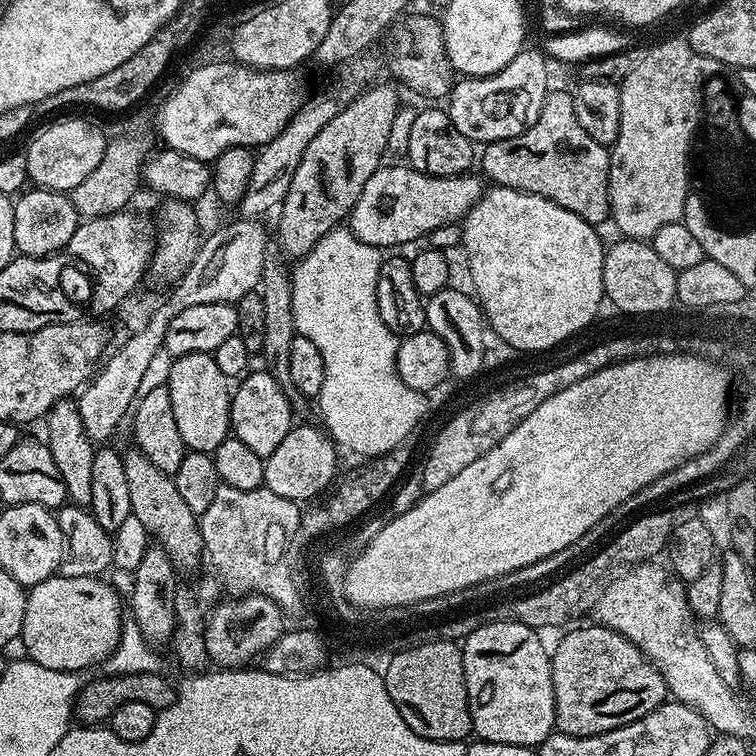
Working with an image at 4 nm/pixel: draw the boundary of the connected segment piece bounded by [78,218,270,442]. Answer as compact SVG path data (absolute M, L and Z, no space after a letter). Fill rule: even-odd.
M236 218L233 224L228 224L225 228L220 228L217 232L212 232L209 236L203 237L200 248L196 252L194 262L190 262L190 266L184 272L181 279L171 285L168 297L153 310L148 316L148 321L103 363L103 366L84 384L82 391L79 393L78 407L82 414L82 426L93 442L108 442L112 435L116 432L116 427L120 422L129 415L137 401L138 385L141 383L141 377L145 373L145 369L152 361L154 354L164 347L164 339L166 338L166 326L170 326L170 322L174 322L177 314L182 314L182 310L190 310L190 306L206 306L210 302L218 302L219 304L235 305L236 301L243 298L246 294L257 291L260 288L260 275L262 274L262 266L264 265L264 257L268 240L270 244L270 236L264 233L264 228L259 219L243 219Z

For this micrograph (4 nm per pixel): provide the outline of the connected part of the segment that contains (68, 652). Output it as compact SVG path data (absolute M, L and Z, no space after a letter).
M54 575L46 578L46 582L38 582L27 589L26 618L22 618L20 640L26 651L27 659L33 660L47 669L83 673L83 668L91 664L99 665L108 659L108 655L118 646L120 641L120 596L107 579L100 576L86 578L66 578Z

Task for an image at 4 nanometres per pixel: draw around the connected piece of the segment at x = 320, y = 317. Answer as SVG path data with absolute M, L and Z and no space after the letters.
M337 226L331 228L308 253L299 257L297 264L300 265L290 272L296 331L318 346L322 362L326 362L326 378L322 378L318 397L323 427L337 445L352 444L360 458L384 455L405 443L428 412L429 397L418 390L410 390L396 373L396 351L400 340L382 322L376 302L381 259L381 249L362 242L351 228Z

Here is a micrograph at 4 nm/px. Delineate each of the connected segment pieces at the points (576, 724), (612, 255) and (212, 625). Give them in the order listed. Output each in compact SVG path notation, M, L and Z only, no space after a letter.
M592 622L589 628L572 628L551 649L552 681L554 682L554 706L556 727L571 736L597 736L615 728L640 720L665 703L669 695L666 682L656 665L644 655L634 642L630 642L613 628Z
M617 239L617 244L609 243L604 254L602 282L607 303L613 304L620 312L629 312L632 316L648 316L651 312L664 312L676 304L676 274L658 254L654 254L651 243L642 240Z
M259 594L241 596L244 596L241 600L224 600L216 609L212 608L207 613L205 646L209 661L220 670L240 670L251 665L248 663L256 655L257 659L267 652L271 644L278 642L280 633L286 628L285 613L270 597Z

